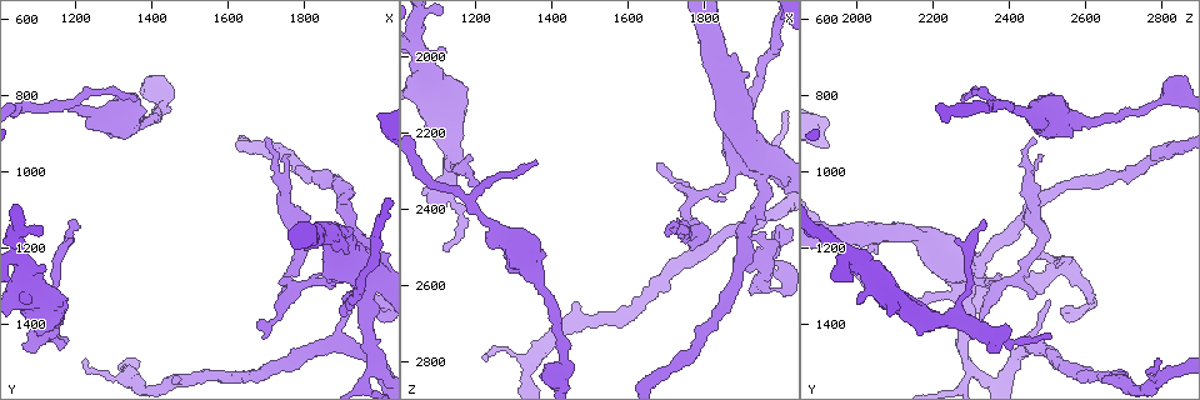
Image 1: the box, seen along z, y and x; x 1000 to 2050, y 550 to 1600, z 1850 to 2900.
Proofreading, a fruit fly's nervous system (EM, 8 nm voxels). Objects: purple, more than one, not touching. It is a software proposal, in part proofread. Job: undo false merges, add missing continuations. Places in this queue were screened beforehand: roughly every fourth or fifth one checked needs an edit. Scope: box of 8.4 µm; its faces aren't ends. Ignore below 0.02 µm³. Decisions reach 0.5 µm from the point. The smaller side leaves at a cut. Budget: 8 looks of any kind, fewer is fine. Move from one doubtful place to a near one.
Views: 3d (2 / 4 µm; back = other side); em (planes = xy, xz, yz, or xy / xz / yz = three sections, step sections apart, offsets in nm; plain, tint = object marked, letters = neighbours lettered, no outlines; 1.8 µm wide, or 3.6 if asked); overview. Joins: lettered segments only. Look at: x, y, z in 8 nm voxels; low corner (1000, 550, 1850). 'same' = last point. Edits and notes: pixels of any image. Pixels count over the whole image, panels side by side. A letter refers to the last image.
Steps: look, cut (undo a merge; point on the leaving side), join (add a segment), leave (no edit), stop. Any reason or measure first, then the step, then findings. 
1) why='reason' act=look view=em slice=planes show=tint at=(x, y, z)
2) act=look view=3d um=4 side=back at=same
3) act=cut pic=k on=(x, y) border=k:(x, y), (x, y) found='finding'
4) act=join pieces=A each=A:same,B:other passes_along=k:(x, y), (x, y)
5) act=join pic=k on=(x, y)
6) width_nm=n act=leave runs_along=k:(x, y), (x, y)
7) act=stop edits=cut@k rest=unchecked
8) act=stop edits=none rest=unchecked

why='thin end' act=look view=em um=3.6 slice=yz step=8 show=letters at=(1205, 1130, 2330)

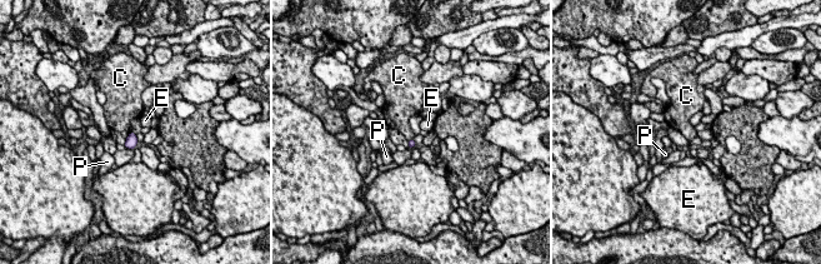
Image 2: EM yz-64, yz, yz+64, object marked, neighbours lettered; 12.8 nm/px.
longest_contact=C:130nm act=leave each=C:other,E:other,P:other border=2:(131, 132), (125, 138) found='none of them fits'

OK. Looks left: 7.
why='tapers out' act=look view=3d um=4 side=back at=(1115, 1430, 2505)

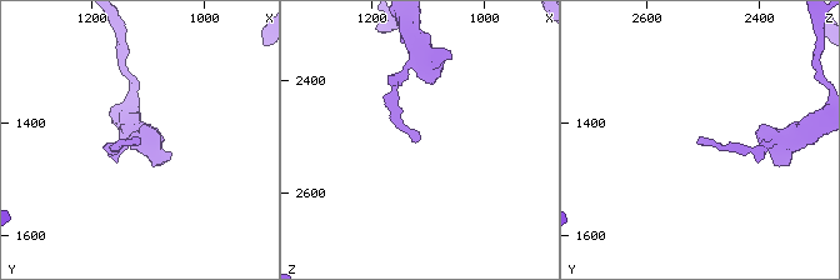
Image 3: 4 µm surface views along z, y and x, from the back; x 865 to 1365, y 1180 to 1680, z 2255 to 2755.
act=look view=em slice=xz step=8 show=letters at=(1110, 1430, 2505)

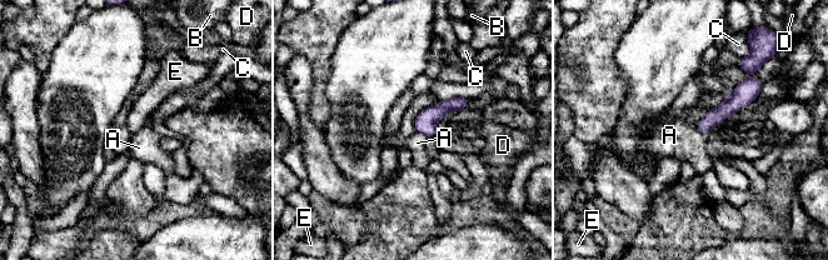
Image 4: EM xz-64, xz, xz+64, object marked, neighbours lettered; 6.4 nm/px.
why='another direction' act=look view=em slice=planes show=letters at=same

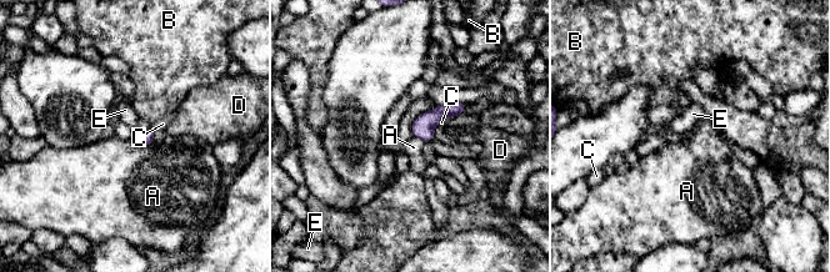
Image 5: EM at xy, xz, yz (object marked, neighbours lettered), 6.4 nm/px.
width_nm=110 act=leave each=A:other,B:other,C:other,D:other,E:other border=5:(131, 137), (139, 146), (151, 142) found='no lettered segment goes on from it'

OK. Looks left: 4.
why='free end' act=look view=3d um=4 at=(1680, 1390, 2285)

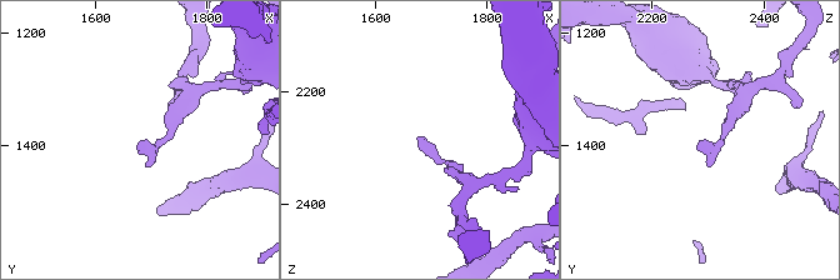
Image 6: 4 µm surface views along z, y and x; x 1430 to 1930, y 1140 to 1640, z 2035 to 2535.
act=look view=em slice=planes show=letters at=(1680, 1395, 2280)

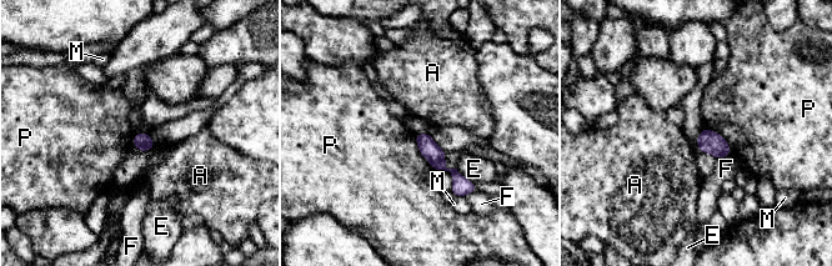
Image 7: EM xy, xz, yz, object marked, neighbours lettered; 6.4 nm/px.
width_nm=110 act=leave each=A:other,E:other,F:other,M:other,P:other border=7:(703, 126), (725, 139), (730, 155) found='no lettered segment goes on from it'

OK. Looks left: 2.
act=stop edits=none rest=unchecked

